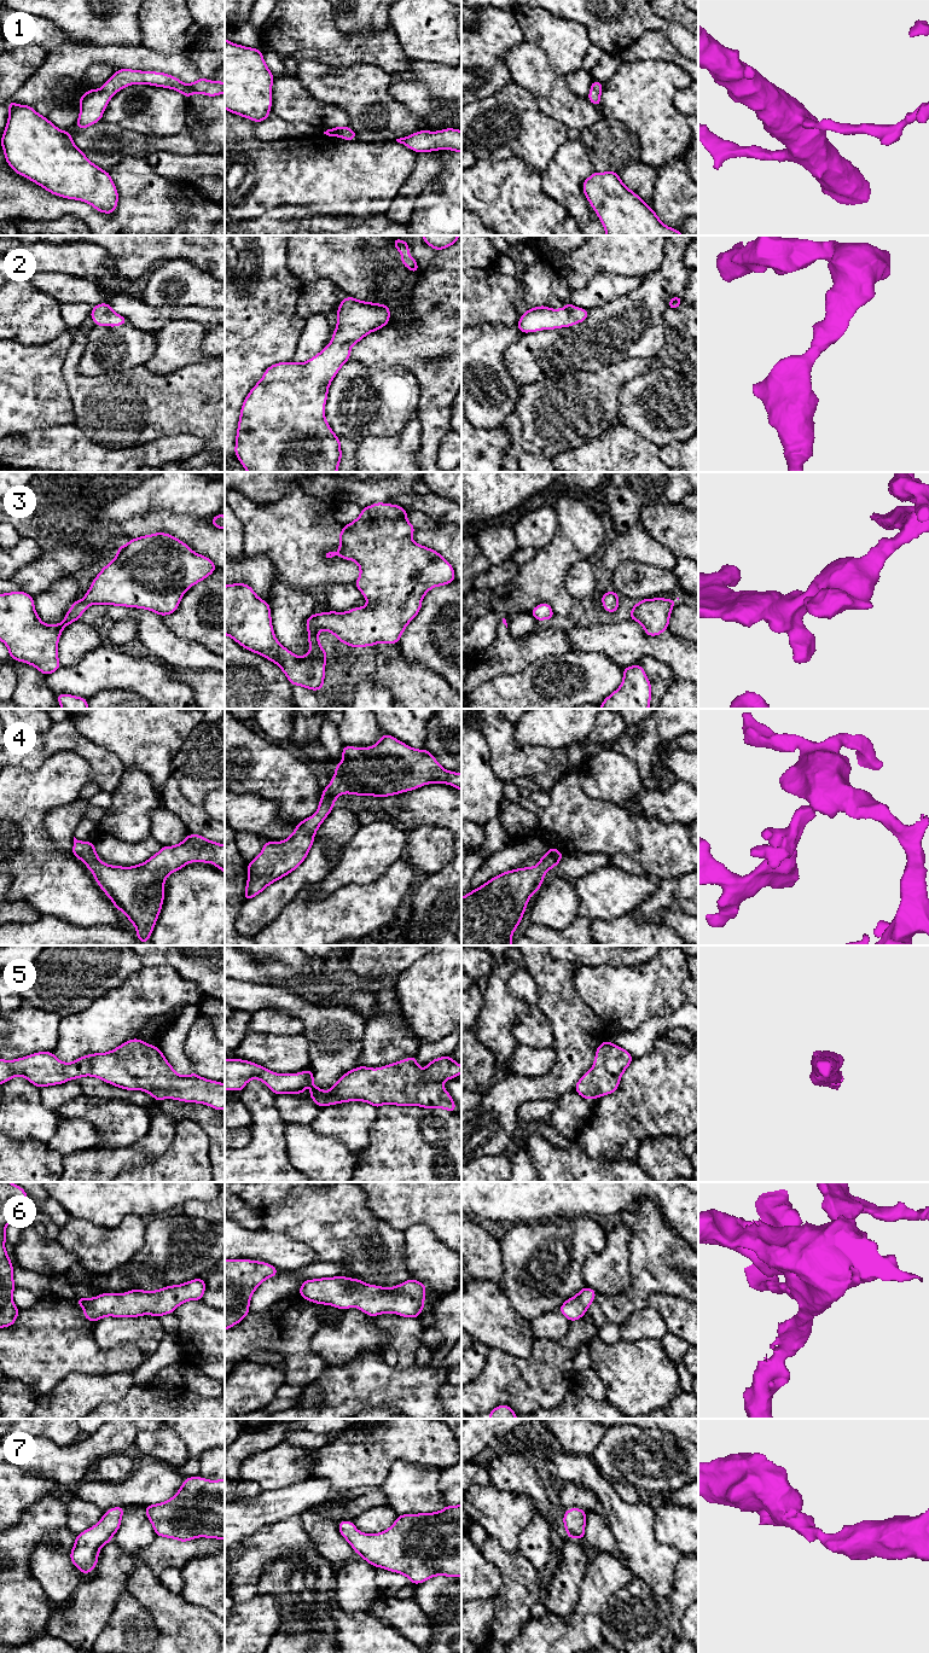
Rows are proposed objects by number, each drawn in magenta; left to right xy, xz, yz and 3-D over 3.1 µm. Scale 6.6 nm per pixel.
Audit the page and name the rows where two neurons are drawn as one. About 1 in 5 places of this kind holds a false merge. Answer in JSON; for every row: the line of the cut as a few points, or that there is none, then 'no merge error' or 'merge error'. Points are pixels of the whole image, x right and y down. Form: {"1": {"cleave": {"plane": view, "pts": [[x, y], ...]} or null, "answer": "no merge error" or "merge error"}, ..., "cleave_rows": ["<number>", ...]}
{"1": {"cleave": null, "answer": "no merge error"}, "2": {"cleave": null, "answer": "no merge error"}, "3": {"cleave": null, "answer": "no merge error"}, "4": {"cleave": null, "answer": "no merge error"}, "5": {"cleave": null, "answer": "no merge error"}, "6": {"cleave": null, "answer": "no merge error"}, "7": {"cleave": null, "answer": "no merge error"}, "cleave_rows": []}

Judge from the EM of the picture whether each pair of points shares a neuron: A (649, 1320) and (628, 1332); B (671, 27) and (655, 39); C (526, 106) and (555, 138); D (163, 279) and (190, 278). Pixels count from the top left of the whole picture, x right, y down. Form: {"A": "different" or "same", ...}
{"A": "same", "B": "different", "C": "same", "D": "same"}

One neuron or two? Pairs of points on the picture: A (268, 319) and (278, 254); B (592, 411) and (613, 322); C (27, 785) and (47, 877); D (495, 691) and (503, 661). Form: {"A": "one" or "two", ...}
{"A": "one", "B": "two", "C": "one", "D": "two"}

